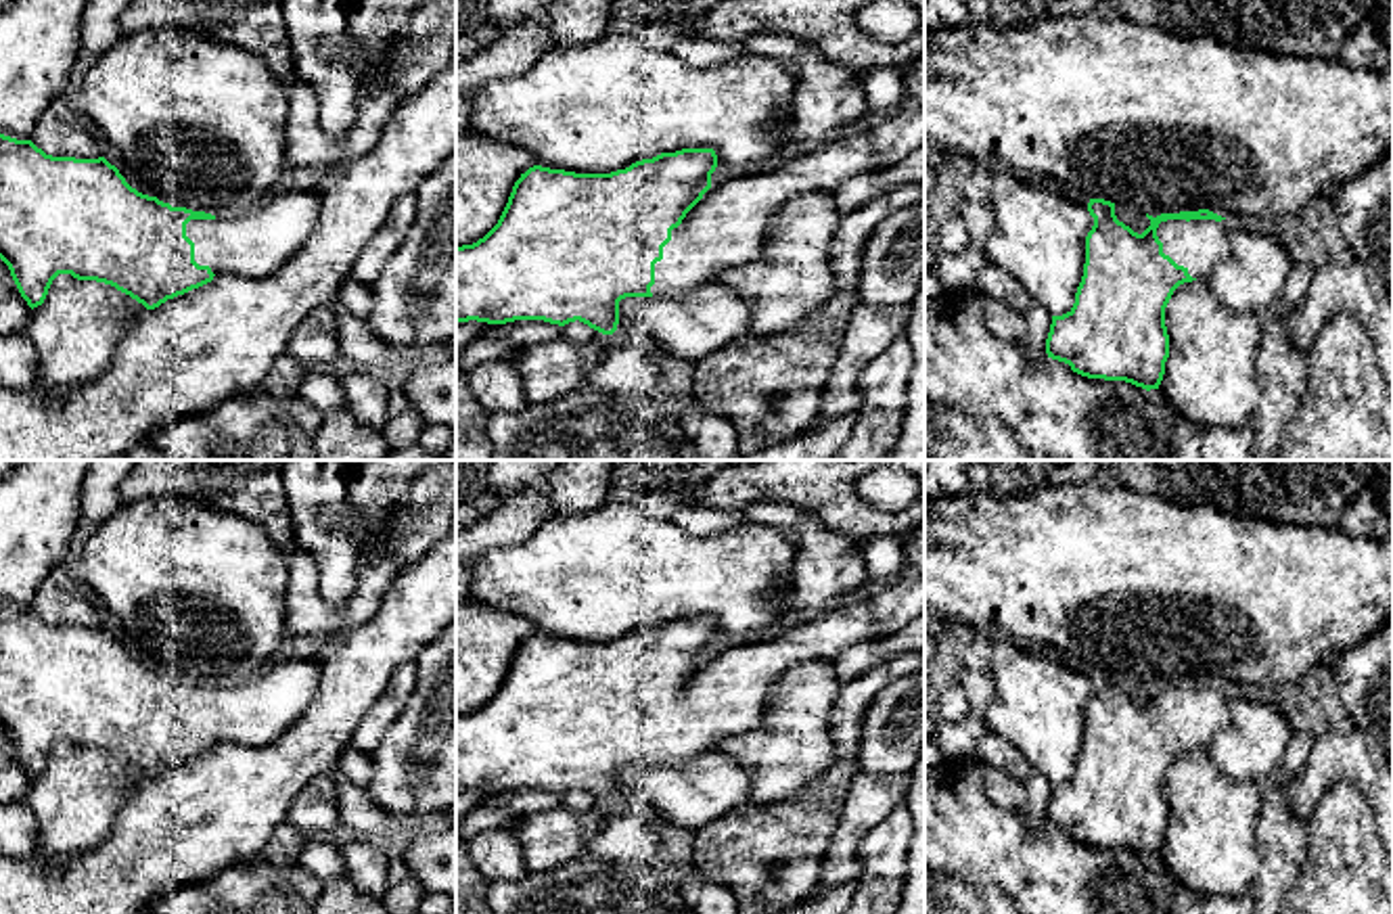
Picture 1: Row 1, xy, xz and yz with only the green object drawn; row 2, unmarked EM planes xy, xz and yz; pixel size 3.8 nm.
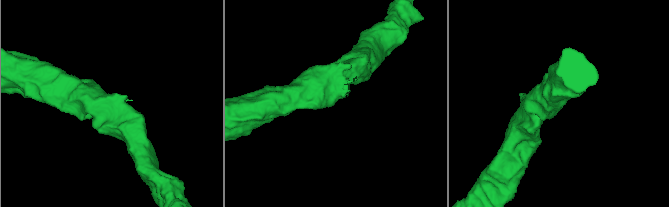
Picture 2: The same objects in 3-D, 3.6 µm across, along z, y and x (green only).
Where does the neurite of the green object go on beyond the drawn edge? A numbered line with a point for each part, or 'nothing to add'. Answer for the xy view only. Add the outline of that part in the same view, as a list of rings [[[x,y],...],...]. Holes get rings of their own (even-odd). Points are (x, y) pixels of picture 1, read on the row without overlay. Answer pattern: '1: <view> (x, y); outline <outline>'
1: xy (258, 712); outline [[[314,657],[272,663],[238,686],[190,688],[195,730],[213,742],[259,747],[274,742],[312,705],[320,684]]]

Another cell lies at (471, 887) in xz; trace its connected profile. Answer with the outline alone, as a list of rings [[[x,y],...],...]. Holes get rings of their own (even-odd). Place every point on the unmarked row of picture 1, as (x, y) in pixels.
[[[456,791],[456,914],[489,914],[485,893],[489,883],[473,868],[460,826],[466,816],[479,809],[494,793]]]

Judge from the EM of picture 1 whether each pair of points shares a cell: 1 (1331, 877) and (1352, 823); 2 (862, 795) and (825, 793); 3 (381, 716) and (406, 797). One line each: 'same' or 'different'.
1: same
2: different
3: different

